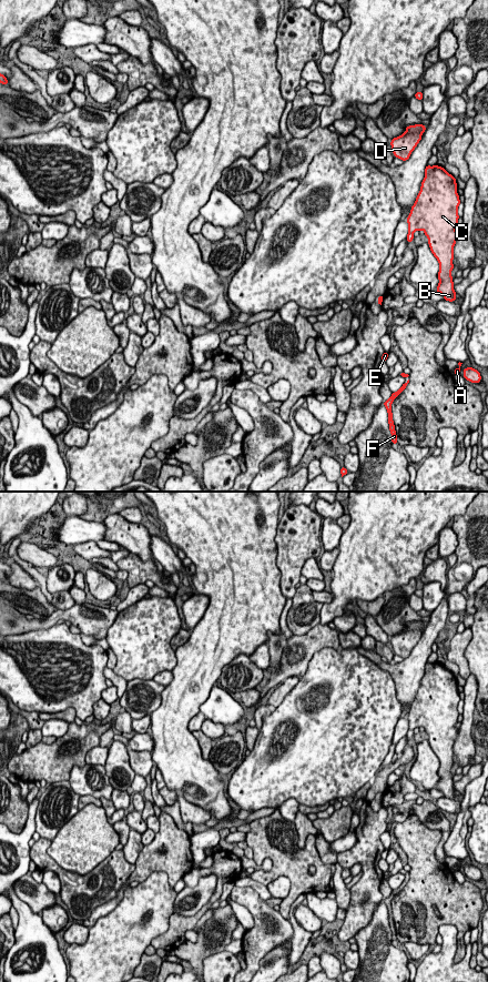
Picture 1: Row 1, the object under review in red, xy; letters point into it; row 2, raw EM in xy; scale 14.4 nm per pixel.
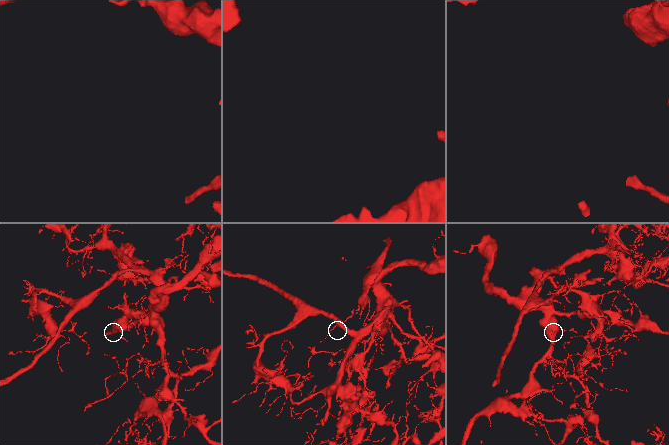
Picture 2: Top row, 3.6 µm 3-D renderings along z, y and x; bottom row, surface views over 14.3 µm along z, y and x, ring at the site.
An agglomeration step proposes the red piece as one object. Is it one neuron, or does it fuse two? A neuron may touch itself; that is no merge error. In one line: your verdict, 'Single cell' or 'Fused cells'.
Single cell

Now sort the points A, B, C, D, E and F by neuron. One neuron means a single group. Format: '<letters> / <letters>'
A B C D E F

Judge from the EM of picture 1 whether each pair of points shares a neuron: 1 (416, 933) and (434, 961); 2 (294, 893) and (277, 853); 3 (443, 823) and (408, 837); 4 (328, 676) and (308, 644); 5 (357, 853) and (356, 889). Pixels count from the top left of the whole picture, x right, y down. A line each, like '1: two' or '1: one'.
1: two
2: one
3: two
4: two
5: one

